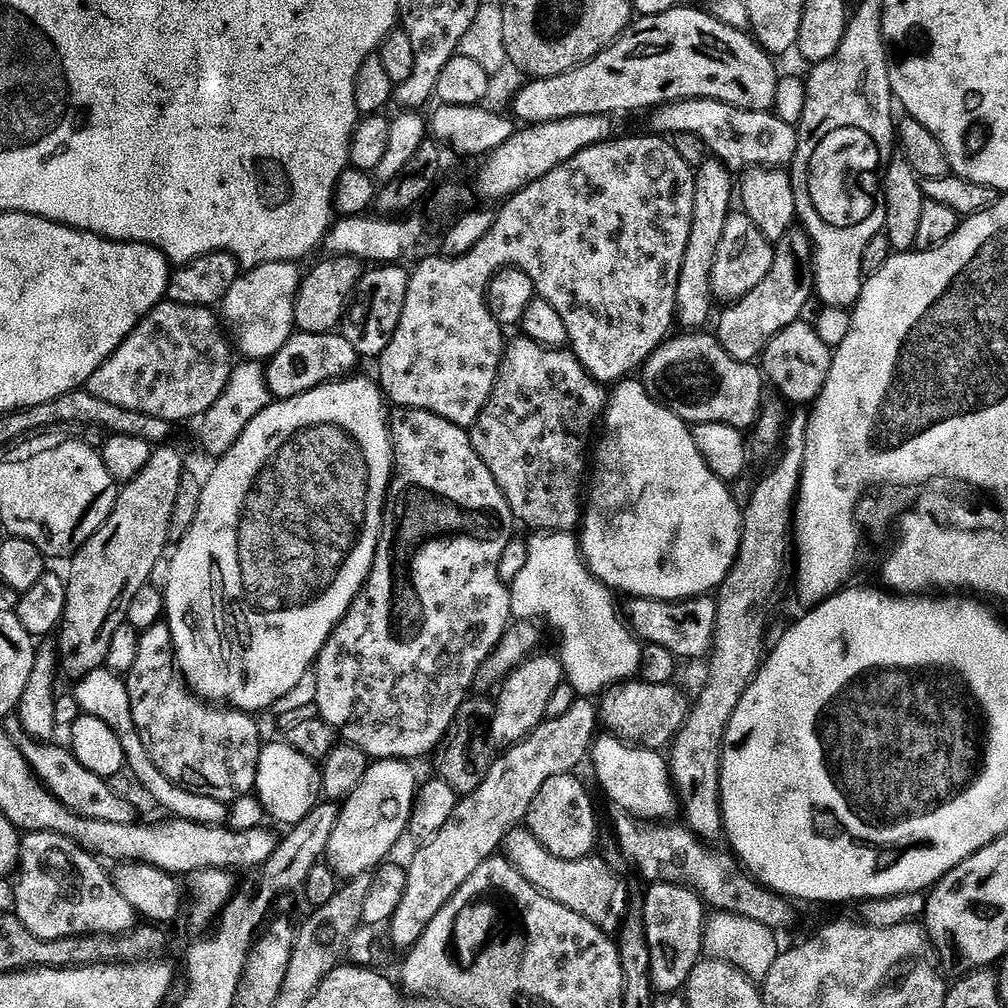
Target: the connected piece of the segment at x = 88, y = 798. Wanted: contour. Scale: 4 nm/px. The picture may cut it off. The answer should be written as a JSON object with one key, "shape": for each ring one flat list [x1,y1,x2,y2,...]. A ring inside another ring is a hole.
{"shape":[[19,726,13,727,10,735,17,750,24,756,24,761,35,773,36,779,52,793,53,799,62,802,62,806,69,808,77,816,84,816,88,820,101,820,115,824,130,824,137,819,136,812,128,800,123,800,105,777,94,774,78,762,67,747,59,748,56,742,41,742,29,738]]}

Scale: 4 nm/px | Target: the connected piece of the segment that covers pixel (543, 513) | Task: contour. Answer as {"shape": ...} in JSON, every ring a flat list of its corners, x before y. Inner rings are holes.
{"shape":[[519,339,505,347,494,390,470,429,472,449,486,462,486,470,494,474,494,482,498,482,519,523,521,520,529,524,532,530,568,530,572,523,577,523,580,510,578,495,582,490,580,475,584,472,584,439,592,428,596,410,605,403,606,392,581,367,571,351,544,348,533,340]]}

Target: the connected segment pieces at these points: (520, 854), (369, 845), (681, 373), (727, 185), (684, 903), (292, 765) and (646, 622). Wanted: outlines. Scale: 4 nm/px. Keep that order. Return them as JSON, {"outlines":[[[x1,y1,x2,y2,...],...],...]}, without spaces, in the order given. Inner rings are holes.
{"outlines":[[[517,826,512,828,503,840,503,855,508,861,546,898,566,906,566,910,574,910,574,914,582,914,590,922,600,928,607,929,608,924,616,920,616,911,620,908,620,880,612,873,612,868,604,860,599,860,596,854,583,856,577,860,558,858,550,854,534,838,534,834,527,827]],[[376,760,369,763,362,782,351,796,343,801,339,809,337,824,330,834,326,851,326,864,333,873,340,876,358,876,366,868,373,869,388,855,387,852,400,840,400,835,408,832,408,820,412,817,412,803,418,791,418,774,406,760]],[[712,334,698,337,692,348,684,340,671,340,661,344,644,361,645,390,689,425,718,422,731,428,751,429,761,413,760,395,766,389,766,379,760,368,726,354]],[[708,158,694,172,696,193,694,194,694,218,690,230,690,242,682,258,680,277,676,283,674,320,684,328,700,328,712,312,712,267,718,250,718,242,724,237,724,227,730,215,728,203,734,200,734,176,727,165,715,158],[733,177,733,180,732,180]],[[653,881,642,900,645,942,650,954,653,989,660,994,677,993,704,952,706,906,690,886,670,881]],[[265,743,260,749,260,757,256,760,256,787,254,795,269,817,280,824,296,825,318,803,318,789,320,787,320,772,317,761,298,754,289,744]],[[711,595,687,600,629,599,627,623,645,645,665,647,677,661,700,660,711,653,716,629,716,602]]]}

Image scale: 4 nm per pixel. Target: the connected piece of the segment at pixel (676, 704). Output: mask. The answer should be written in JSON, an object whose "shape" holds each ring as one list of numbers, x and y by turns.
{"shape":[[641,678,614,684,599,697,598,720,617,740,623,740,637,748,664,750,686,722,690,711,690,696,675,683,651,685]]}

